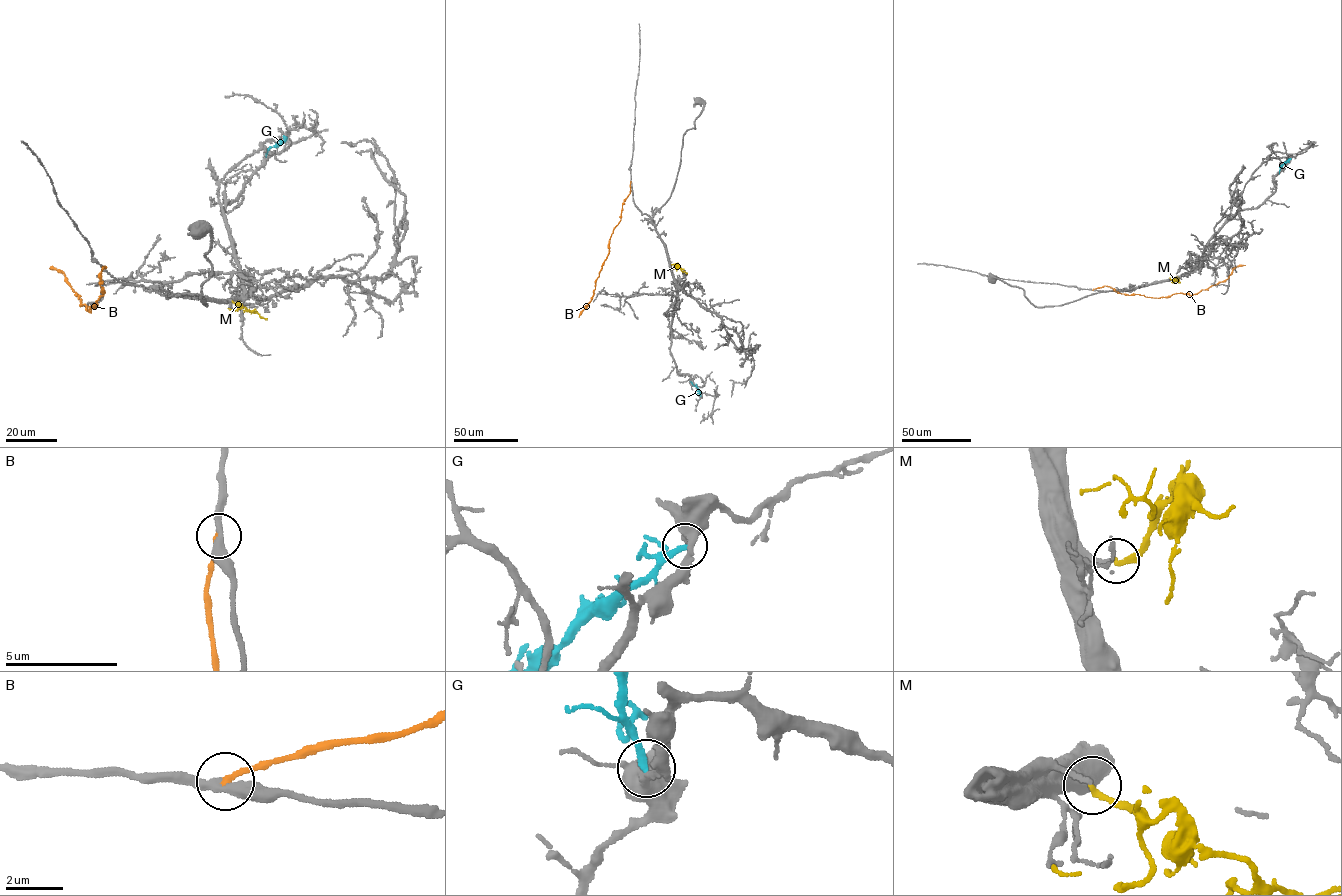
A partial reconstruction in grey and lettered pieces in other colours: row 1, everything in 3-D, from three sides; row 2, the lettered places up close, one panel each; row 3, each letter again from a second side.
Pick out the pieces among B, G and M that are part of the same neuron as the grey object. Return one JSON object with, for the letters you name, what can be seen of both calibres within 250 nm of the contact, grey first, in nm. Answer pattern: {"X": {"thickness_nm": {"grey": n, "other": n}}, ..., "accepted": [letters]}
{"B": {"thickness_nm": {"grey": 320, "other": 200}}, "M": {"thickness_nm": {"grey": 160, "other": 200}}, "accepted": ["B", "M"]}

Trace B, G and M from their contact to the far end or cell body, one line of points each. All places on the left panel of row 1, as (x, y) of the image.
B: (103, 268), (100, 284), (105, 293), (91, 312), (62, 272), (50, 268)
G: (287, 137), (269, 148), (266, 156)
M: (232, 301), (267, 319)

